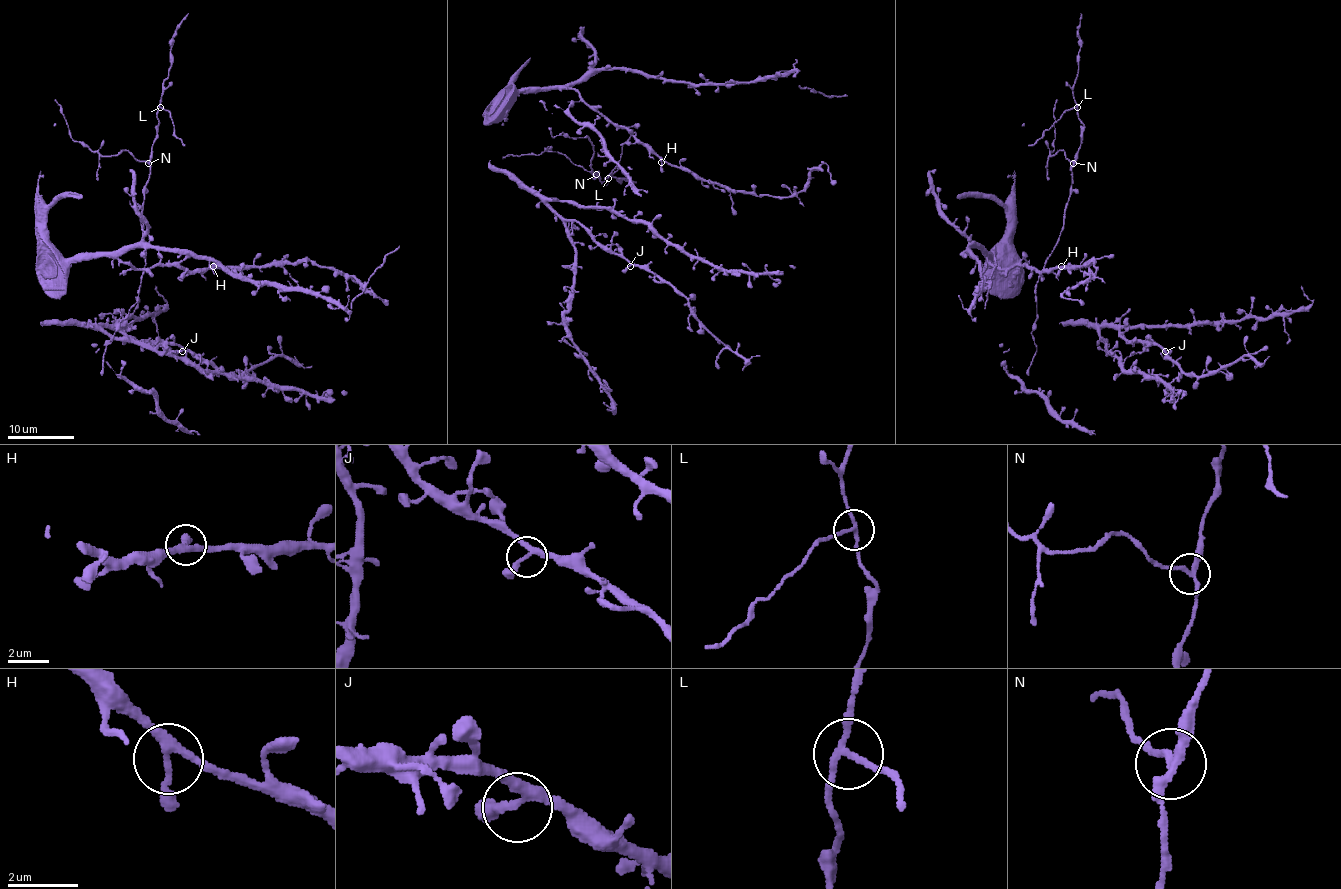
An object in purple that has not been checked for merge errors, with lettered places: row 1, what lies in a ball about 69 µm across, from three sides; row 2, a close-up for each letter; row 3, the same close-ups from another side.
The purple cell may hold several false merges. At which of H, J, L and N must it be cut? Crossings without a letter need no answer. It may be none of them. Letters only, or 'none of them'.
L, N

